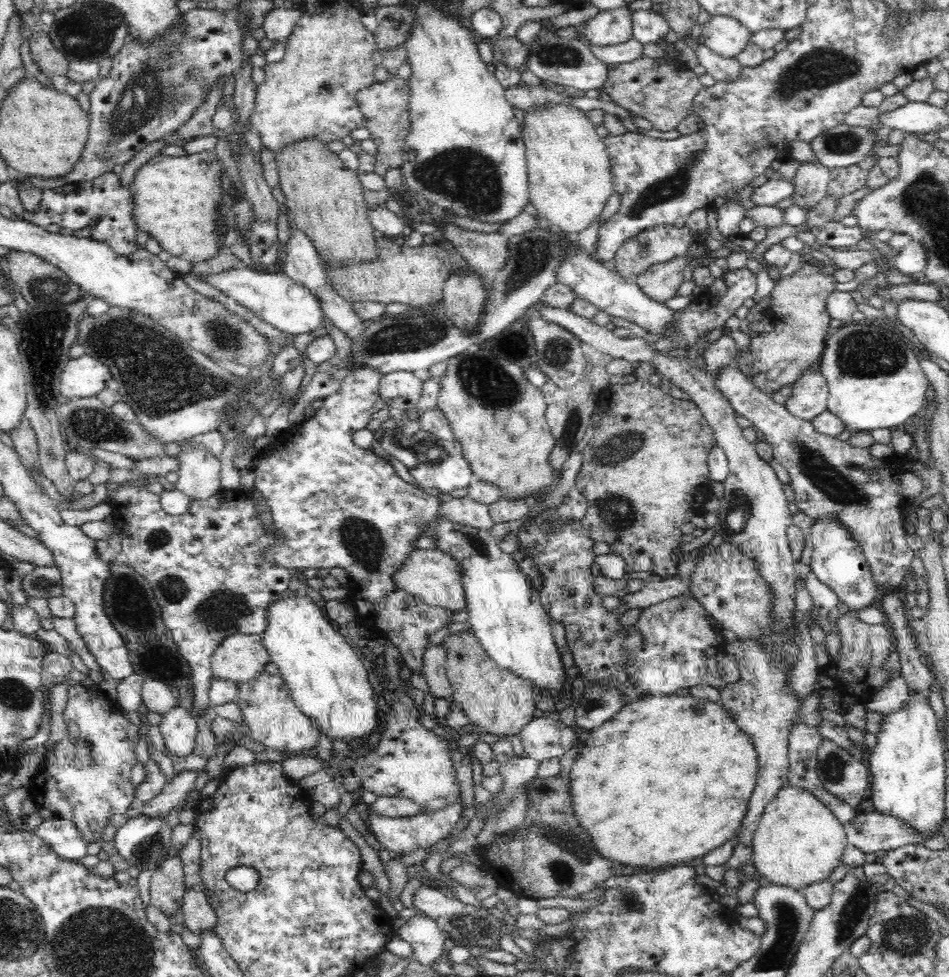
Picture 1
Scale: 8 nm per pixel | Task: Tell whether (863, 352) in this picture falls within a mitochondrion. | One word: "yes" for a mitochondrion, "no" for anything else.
yes

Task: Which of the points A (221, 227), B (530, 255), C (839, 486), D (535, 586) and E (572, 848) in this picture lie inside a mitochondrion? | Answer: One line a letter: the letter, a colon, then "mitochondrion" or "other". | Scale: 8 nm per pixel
A: other
B: mitochondrion
C: mitochondrion
D: other
E: mitochondrion

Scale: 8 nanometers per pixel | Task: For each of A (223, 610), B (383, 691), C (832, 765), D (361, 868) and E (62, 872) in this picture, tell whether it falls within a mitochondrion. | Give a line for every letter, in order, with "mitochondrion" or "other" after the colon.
A: mitochondrion
B: other
C: mitochondrion
D: other
E: other

